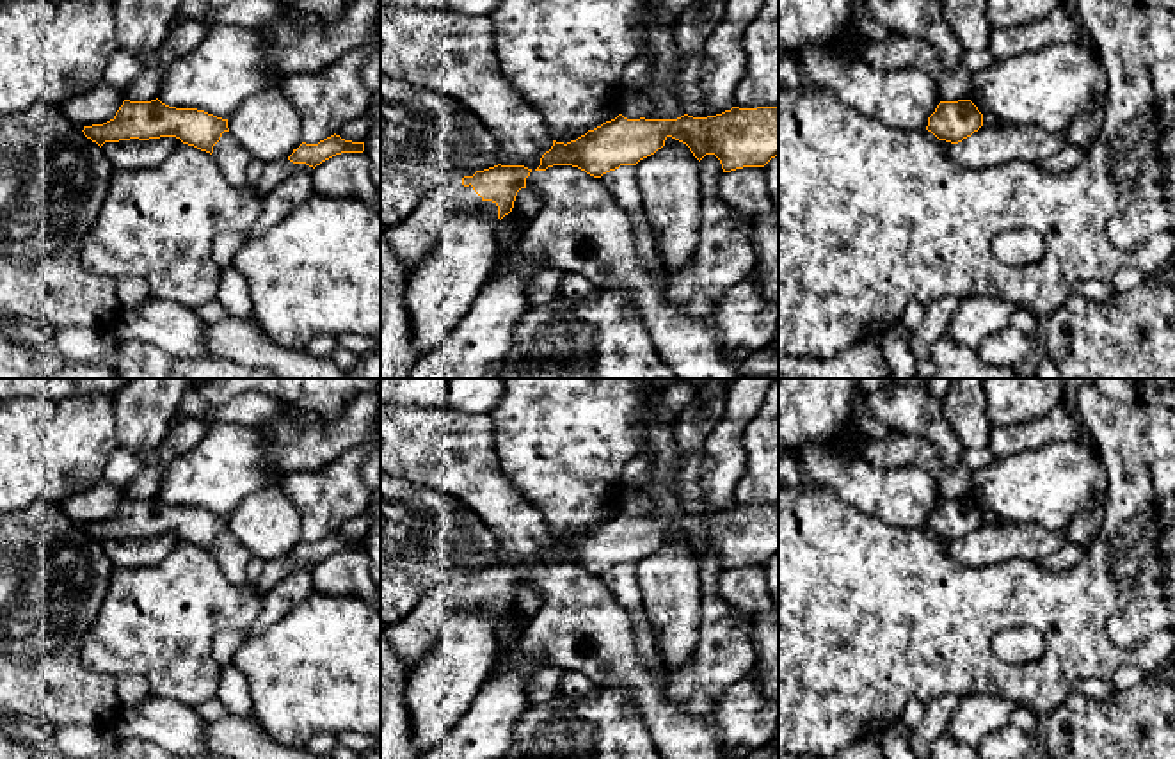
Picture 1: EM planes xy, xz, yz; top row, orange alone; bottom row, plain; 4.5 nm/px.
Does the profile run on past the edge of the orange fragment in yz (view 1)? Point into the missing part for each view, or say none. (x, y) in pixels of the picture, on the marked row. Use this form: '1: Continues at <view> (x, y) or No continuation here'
1: No continuation here

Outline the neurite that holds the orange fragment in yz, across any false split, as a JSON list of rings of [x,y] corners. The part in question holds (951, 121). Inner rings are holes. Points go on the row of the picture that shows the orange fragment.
[[[971,100],[940,101],[926,130],[939,140],[958,144],[983,126],[983,114]]]

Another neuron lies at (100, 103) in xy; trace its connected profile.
[[[101,80],[92,89],[64,101],[60,112],[64,119],[82,126],[103,124],[114,119],[124,100],[126,92]]]

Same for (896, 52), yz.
[[[891,32],[883,41],[867,41],[860,59],[876,69],[917,69],[930,75],[940,101],[969,100],[972,91],[972,73],[963,62],[946,68],[937,50],[921,37]]]

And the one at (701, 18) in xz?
[[[693,0],[675,20],[675,48],[681,55],[679,92],[693,117],[716,116],[700,92],[706,43],[725,18],[727,0]]]

